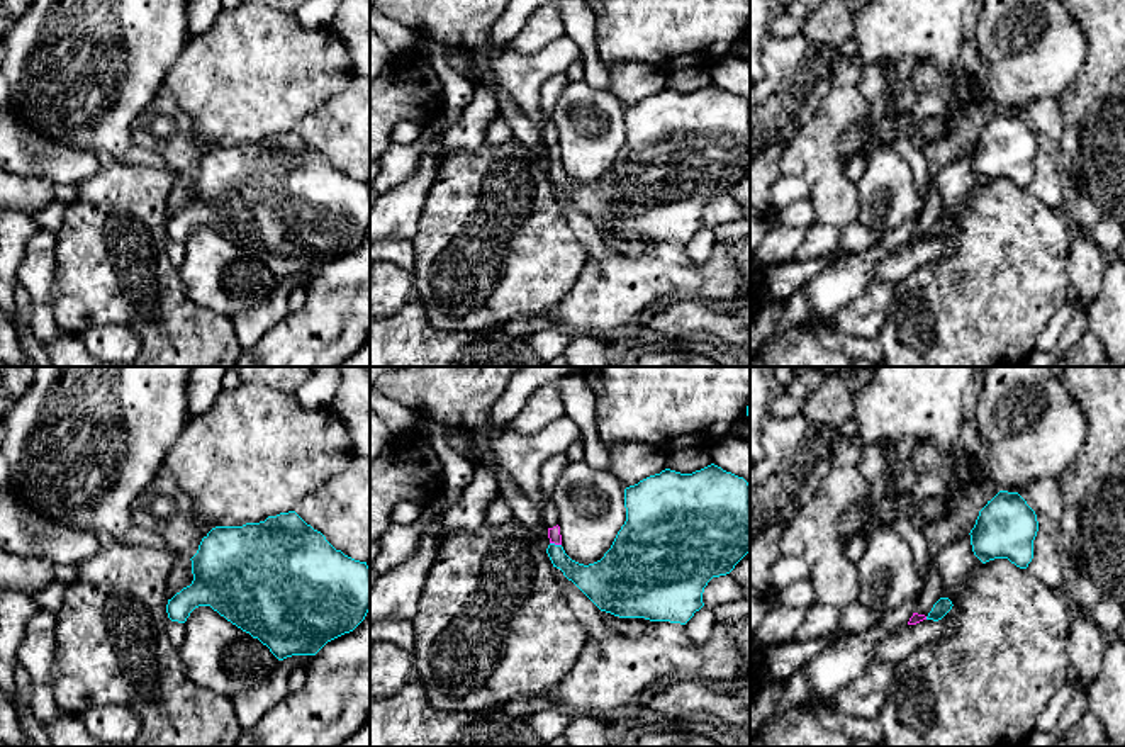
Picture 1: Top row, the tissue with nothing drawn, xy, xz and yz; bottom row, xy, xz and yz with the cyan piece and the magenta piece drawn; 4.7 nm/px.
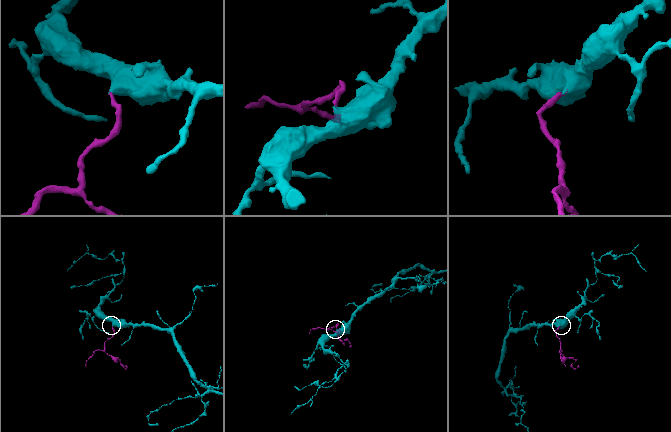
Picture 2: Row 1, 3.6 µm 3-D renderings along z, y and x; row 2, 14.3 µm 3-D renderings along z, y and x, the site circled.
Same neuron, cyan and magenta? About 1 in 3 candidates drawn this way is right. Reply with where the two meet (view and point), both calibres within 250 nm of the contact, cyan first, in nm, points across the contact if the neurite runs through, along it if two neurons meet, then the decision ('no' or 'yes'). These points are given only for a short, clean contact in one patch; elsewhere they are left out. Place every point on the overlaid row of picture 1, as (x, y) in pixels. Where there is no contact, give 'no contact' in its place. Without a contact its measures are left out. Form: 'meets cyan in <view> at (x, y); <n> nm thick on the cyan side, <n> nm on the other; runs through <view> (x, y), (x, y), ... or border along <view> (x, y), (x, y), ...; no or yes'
meets cyan in xz at (554, 544); 150 nm thick on the cyan side, 60 nm on the other; runs through xz (593, 579), (576, 572), (554, 544), (554, 533); yes

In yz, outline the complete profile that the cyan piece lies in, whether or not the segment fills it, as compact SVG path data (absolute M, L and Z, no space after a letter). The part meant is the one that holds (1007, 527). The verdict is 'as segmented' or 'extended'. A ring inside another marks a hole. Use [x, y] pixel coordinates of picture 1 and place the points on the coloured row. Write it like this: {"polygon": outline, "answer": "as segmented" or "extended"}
{"polygon": "M999 491L979 511L969 535L972 552L982 564L1008 559L1027 569L1033 559L1037 531L1037 514L1027 501L1018 492Z", "answer": "as segmented"}

